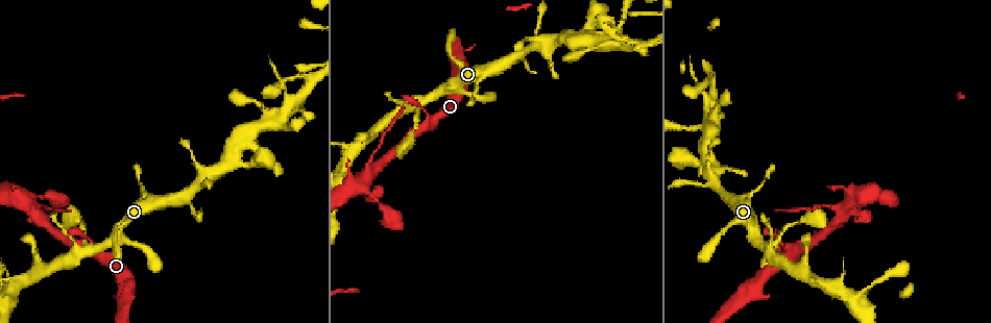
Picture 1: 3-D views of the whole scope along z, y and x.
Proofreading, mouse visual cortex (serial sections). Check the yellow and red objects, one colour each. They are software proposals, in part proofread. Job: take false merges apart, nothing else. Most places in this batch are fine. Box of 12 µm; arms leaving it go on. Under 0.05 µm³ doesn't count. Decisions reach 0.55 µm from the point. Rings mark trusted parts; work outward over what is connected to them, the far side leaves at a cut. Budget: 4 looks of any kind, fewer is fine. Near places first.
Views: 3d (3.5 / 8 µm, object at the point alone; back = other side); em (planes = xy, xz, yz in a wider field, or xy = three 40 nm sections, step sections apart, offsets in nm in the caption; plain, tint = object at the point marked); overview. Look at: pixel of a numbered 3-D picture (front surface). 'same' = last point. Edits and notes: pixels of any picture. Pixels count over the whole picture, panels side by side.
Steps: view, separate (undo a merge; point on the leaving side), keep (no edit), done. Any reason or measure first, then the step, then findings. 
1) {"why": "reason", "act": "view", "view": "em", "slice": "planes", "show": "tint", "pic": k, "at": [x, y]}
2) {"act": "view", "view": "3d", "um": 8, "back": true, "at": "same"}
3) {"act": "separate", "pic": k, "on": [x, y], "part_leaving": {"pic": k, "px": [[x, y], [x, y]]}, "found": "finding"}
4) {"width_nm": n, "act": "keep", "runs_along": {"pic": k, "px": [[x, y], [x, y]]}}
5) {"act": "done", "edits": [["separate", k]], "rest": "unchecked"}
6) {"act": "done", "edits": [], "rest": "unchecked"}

{"why": "sharp bend", "act": "view", "view": "3d", "um": 3.5, "pic": 1, "at": [696, 87]}

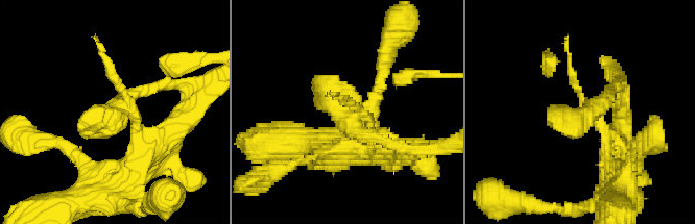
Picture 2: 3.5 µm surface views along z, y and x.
{"act": "keep", "runs_along": {"pic": 2, "px": [[389, 151], [318, 77]]}, "found": "one cell here"}

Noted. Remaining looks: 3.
{"why": "calibre changes", "act": "view", "view": "3d", "um": 3.5, "pic": 1, "at": [865, 222]}

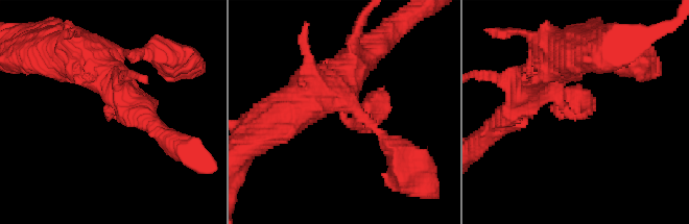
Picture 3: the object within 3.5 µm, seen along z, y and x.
{"act": "view", "view": "em", "slice": "xy", "step": 1, "show": "tint", "pic": 3, "at": [578, 114]}

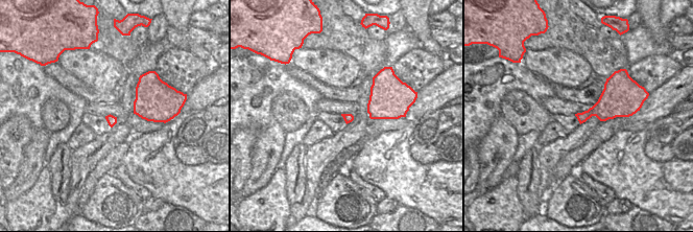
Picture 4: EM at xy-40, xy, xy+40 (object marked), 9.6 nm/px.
{"act": "keep", "runs_along": {"pic": 3, "px": [[354, 59], [348, 121], [383, 86]]}, "found": "all the same cell"}

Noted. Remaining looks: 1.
{"act": "done", "edits": [], "rest": "unchecked"}

